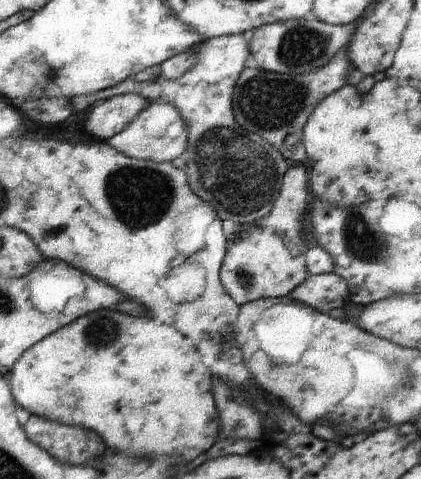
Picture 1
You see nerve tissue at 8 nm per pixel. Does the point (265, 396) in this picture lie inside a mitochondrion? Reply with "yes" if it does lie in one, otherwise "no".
no

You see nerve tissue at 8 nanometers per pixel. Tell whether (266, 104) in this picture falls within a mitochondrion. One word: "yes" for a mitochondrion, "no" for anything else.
yes

